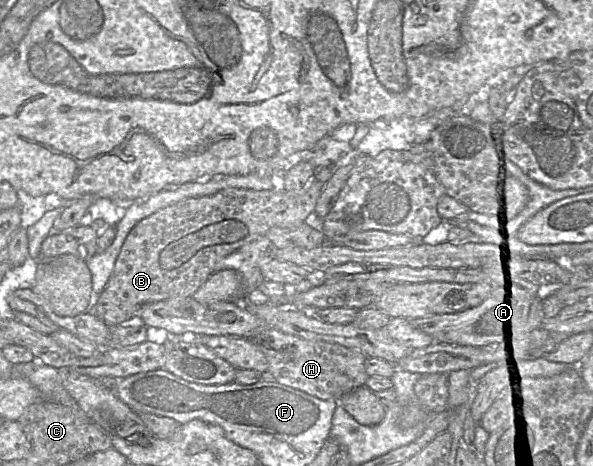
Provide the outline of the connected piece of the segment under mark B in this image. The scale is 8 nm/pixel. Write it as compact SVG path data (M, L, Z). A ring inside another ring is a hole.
M332 167L318 169L315 181L301 193L228 188L212 195L185 199L156 211L130 230L104 289L95 300L93 298L93 304L86 312L109 327L115 327L135 316L146 303L191 297L215 272L215 266L229 254L265 236L272 227L284 228L305 222L307 216L314 212L317 200L333 171Z

